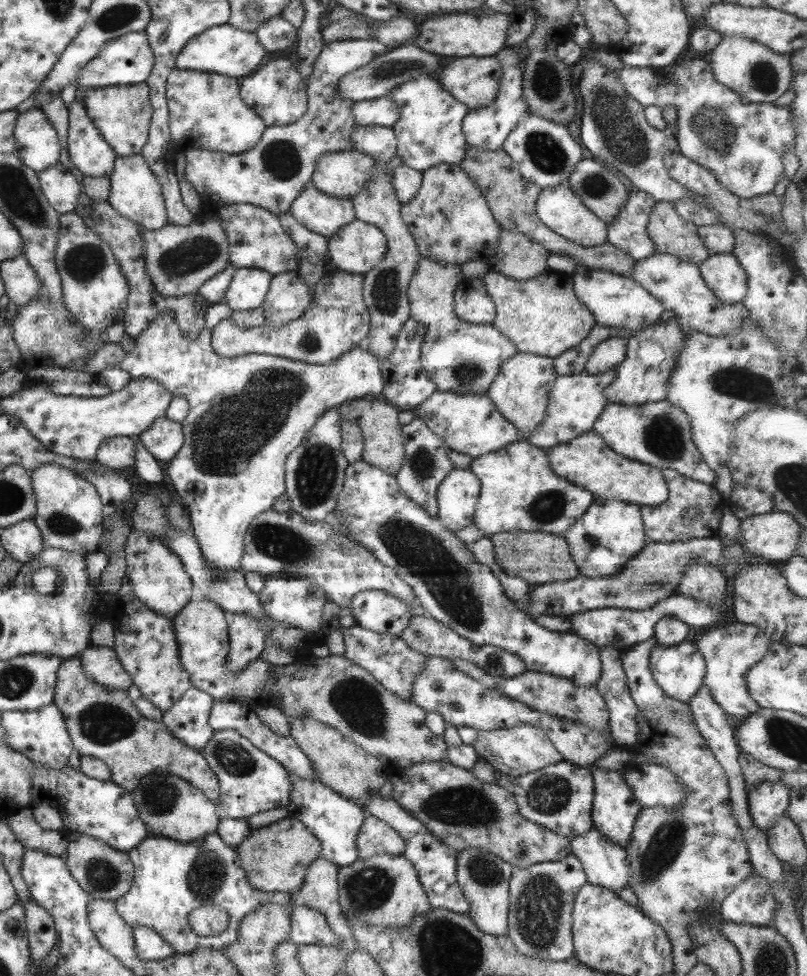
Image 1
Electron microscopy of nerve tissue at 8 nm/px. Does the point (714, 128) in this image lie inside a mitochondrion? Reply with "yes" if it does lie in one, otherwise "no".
yes

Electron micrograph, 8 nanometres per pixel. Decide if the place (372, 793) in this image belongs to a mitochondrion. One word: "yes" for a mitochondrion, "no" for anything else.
no

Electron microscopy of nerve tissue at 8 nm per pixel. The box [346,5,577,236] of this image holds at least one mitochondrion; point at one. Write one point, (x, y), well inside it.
(545, 79)

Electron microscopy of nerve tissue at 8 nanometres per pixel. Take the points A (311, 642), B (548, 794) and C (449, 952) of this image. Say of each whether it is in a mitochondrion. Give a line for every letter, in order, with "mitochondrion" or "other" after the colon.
A: other
B: mitochondrion
C: mitochondrion

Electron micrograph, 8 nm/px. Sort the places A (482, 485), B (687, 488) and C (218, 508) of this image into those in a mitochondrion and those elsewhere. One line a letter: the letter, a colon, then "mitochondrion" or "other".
A: other
B: other
C: other

